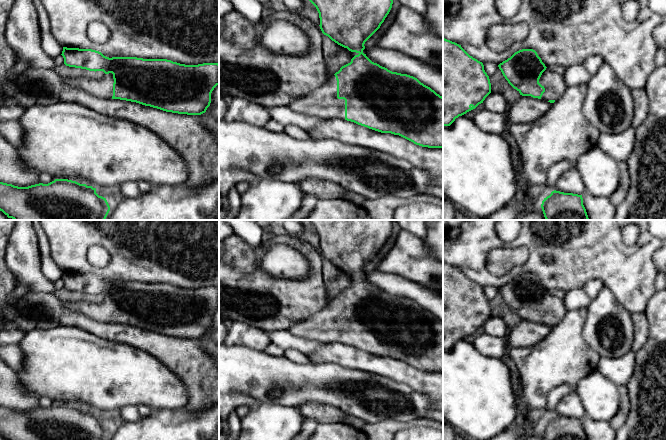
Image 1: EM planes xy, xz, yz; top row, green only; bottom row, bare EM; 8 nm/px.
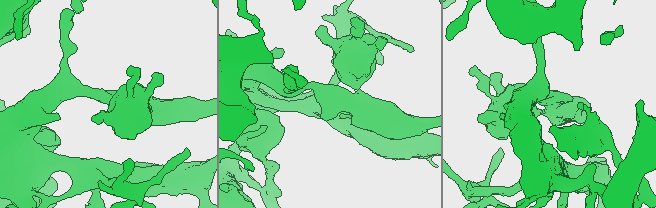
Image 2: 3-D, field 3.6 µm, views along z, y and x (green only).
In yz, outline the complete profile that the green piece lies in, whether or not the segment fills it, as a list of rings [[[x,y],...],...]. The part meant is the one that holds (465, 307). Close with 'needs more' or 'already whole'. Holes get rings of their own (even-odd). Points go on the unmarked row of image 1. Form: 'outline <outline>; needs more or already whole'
outline [[[443,262],[443,350],[475,333],[491,317],[489,300],[482,286],[470,280],[461,269]]]; already whole

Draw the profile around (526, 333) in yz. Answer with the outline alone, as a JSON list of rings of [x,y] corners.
[[[521,319],[510,331],[507,342],[511,348],[531,346],[544,339],[551,329],[548,325]]]

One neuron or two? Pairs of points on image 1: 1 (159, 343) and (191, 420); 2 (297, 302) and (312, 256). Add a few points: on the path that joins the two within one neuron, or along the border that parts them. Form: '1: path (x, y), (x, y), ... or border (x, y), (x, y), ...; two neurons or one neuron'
1: border (208, 407), (197, 411), (187, 411), (183, 408); two neurons
2: path (308, 291), (314, 284), (314, 267); one neuron

